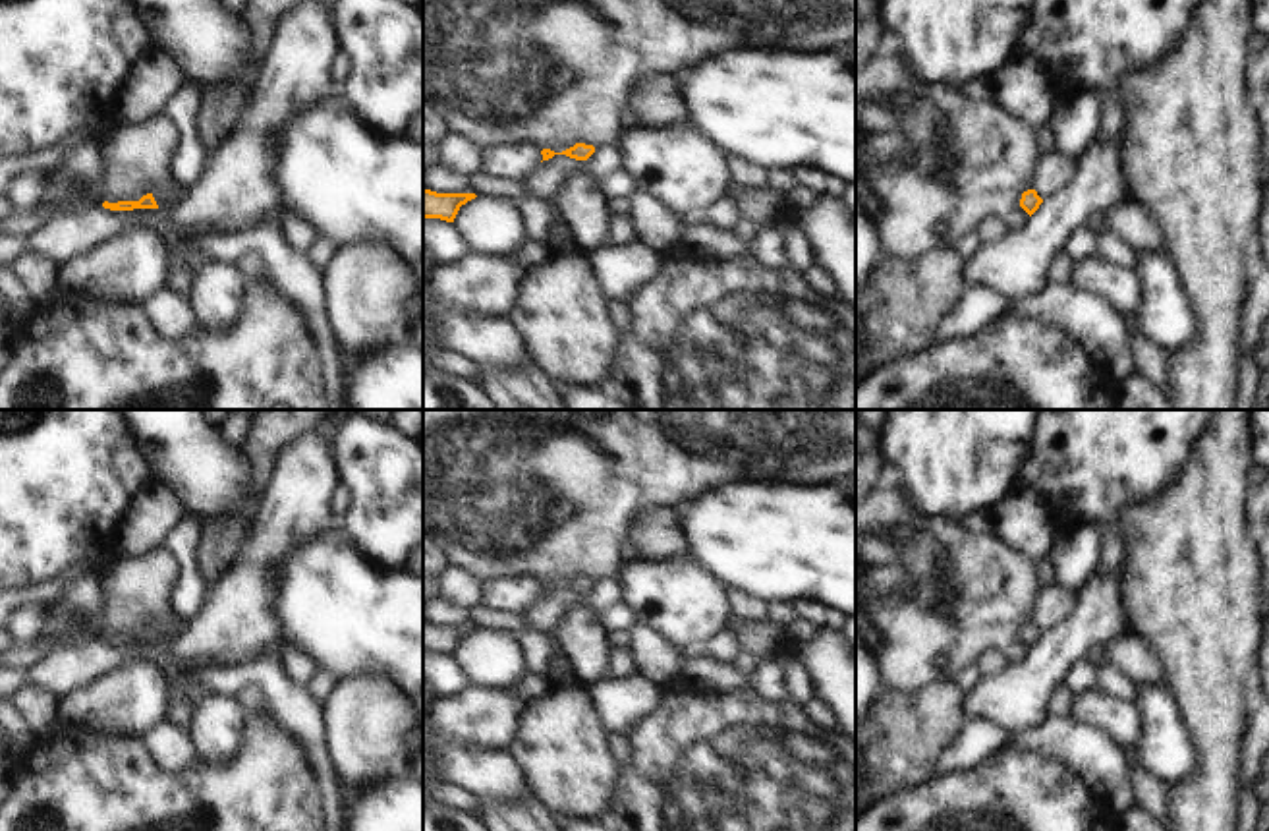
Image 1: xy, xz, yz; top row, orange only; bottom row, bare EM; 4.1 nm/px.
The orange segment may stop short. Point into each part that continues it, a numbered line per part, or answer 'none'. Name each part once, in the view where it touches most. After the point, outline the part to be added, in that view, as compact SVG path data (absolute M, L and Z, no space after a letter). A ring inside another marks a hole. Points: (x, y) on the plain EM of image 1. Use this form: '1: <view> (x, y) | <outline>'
none

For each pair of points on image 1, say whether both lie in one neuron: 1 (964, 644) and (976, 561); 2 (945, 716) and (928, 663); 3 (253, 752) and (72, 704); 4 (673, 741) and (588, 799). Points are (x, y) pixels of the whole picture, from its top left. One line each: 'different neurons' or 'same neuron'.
1: same neuron
2: different neurons
3: different neurons
4: different neurons

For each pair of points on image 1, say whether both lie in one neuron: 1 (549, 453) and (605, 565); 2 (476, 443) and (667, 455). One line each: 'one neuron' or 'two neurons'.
1: one neuron
2: one neuron

